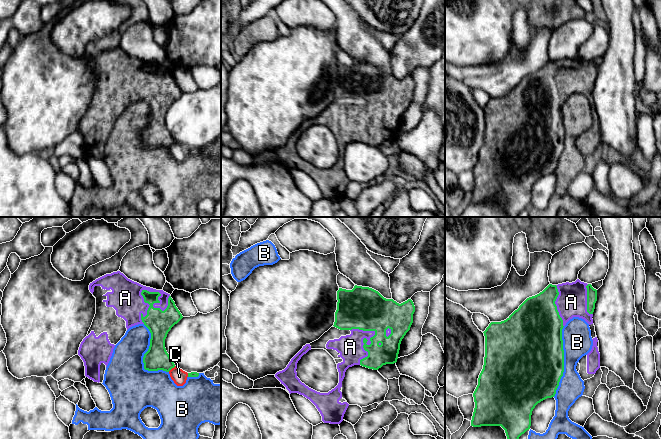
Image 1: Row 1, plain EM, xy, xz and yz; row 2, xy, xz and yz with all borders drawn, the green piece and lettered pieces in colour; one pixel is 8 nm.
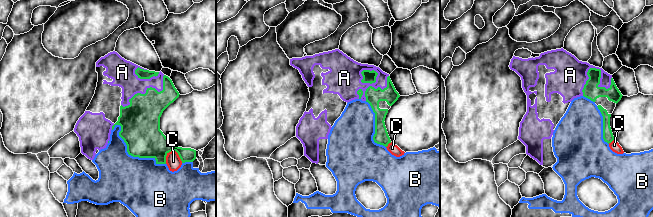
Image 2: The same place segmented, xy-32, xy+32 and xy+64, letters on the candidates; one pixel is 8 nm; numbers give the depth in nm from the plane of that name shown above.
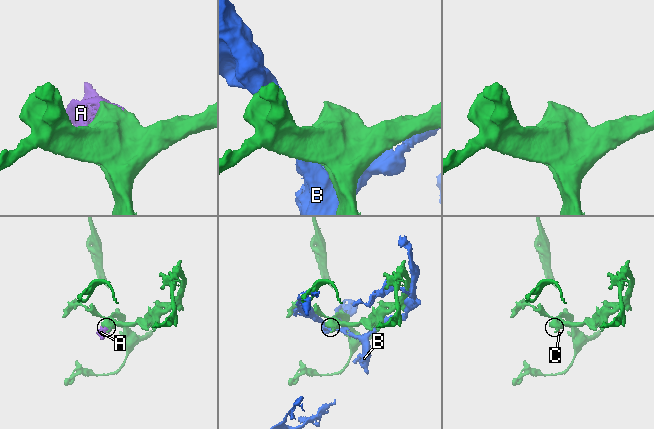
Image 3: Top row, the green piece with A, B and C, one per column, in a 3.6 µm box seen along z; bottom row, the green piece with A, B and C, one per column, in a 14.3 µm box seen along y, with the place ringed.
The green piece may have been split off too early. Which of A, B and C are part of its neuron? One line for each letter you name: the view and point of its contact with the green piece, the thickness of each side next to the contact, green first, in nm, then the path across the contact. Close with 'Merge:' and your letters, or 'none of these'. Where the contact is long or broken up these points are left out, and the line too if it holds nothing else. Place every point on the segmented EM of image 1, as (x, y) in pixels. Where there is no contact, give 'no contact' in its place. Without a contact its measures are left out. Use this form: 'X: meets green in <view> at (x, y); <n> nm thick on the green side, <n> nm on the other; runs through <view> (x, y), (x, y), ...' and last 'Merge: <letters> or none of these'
A: meets green in xy at (153, 292); 200 nm thick on the green side, 240 nm on the other
Merge: A

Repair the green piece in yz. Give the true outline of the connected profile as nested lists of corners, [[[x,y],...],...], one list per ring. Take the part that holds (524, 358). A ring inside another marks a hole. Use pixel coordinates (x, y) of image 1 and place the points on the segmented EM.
[[[581,282],[549,284],[539,294],[527,298],[506,320],[491,322],[483,332],[485,336],[485,357],[478,385],[473,393],[475,408],[471,426],[501,426],[507,439],[519,439],[531,426],[531,415],[535,406],[556,394],[564,372],[564,350],[562,329],[573,317],[593,324],[593,312],[597,301],[597,290],[591,284]]]

